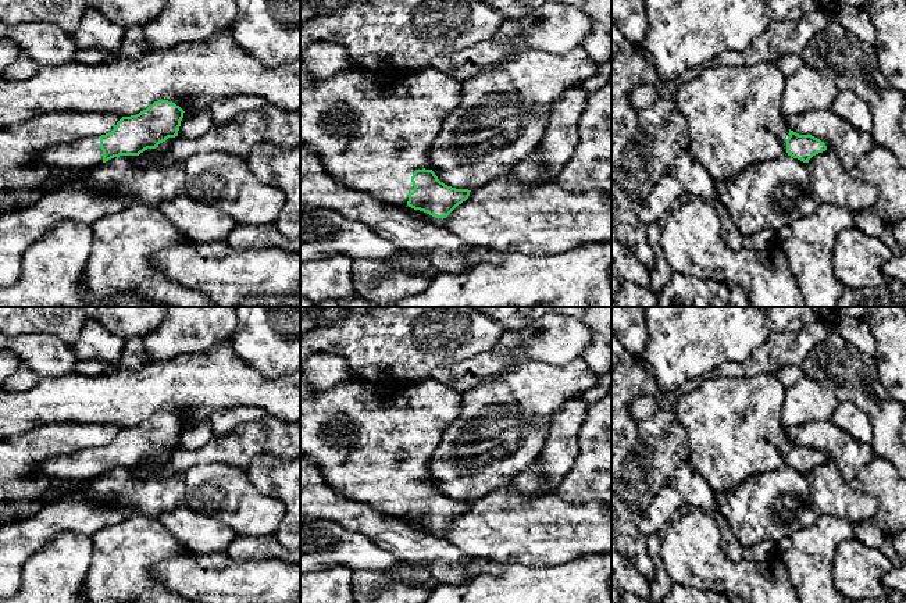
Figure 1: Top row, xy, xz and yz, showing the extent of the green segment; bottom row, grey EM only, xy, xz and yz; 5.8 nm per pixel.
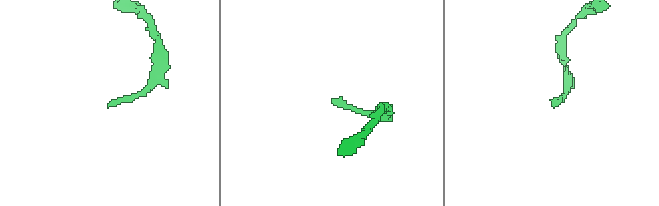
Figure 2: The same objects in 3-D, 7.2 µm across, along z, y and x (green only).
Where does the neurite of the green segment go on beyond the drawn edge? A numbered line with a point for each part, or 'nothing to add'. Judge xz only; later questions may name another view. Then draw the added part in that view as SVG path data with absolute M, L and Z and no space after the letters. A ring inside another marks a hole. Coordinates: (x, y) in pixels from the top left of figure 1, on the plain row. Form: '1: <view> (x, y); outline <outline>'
1: xz (371, 442); outline M300 372L300 454L308 457L322 472L325 482L338 492L392 515L403 517L414 497L411 488L429 472L431 457L442 433L460 413L461 392L436 379L403 386L381 386L352 381L314 392Z

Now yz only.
1: yz (732, 424); outline M761 372L706 379L678 396L674 411L691 447L686 463L714 493L736 488L748 477L788 467L789 439L781 425L784 393L785 386L775 372Z

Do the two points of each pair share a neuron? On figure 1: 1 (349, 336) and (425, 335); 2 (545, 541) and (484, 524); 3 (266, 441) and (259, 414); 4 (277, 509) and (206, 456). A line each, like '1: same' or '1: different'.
1: same
2: same
3: different
4: different

